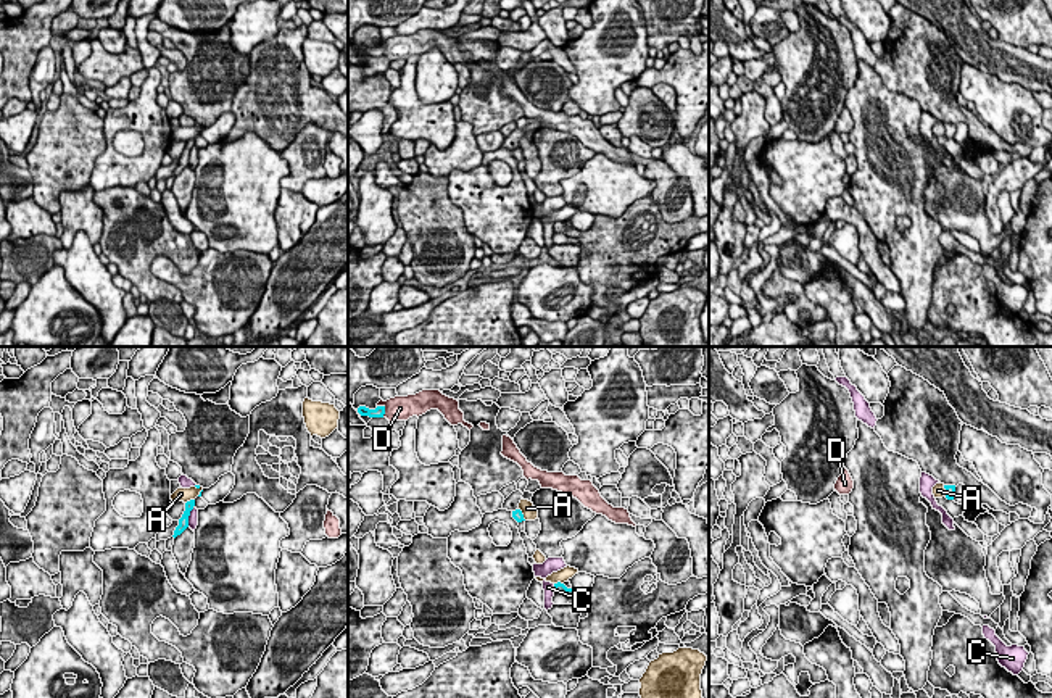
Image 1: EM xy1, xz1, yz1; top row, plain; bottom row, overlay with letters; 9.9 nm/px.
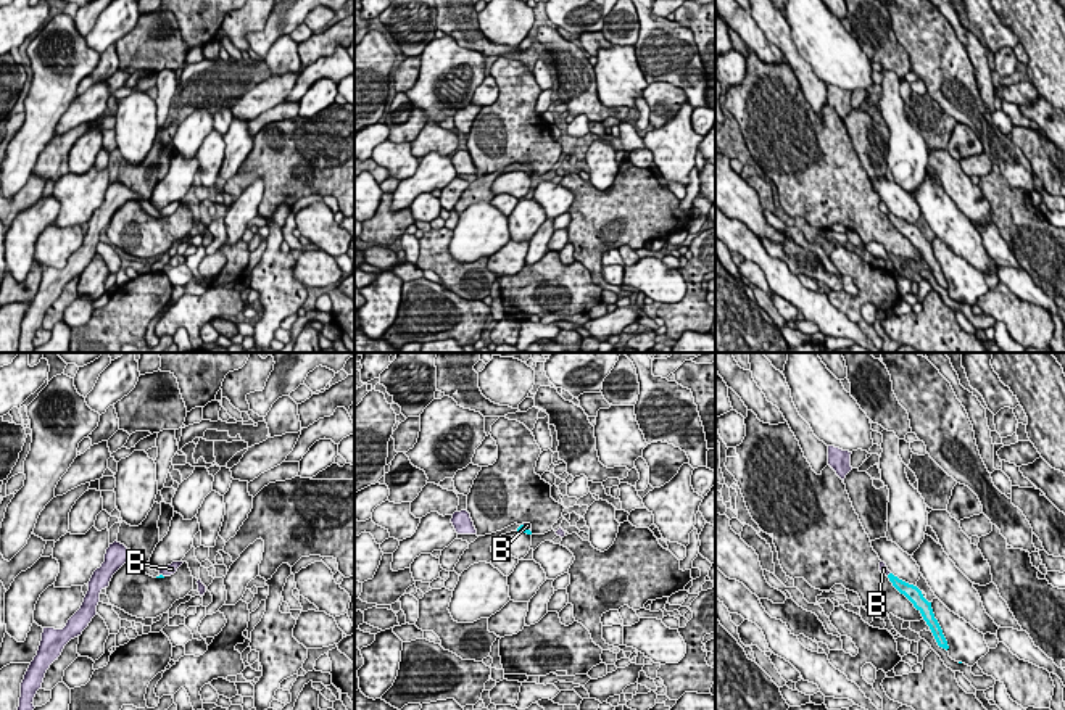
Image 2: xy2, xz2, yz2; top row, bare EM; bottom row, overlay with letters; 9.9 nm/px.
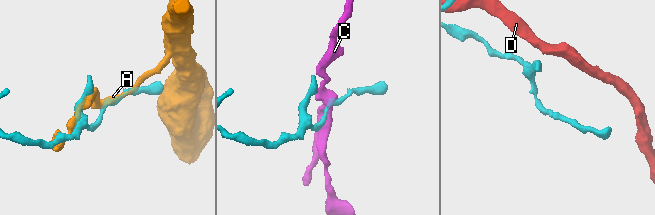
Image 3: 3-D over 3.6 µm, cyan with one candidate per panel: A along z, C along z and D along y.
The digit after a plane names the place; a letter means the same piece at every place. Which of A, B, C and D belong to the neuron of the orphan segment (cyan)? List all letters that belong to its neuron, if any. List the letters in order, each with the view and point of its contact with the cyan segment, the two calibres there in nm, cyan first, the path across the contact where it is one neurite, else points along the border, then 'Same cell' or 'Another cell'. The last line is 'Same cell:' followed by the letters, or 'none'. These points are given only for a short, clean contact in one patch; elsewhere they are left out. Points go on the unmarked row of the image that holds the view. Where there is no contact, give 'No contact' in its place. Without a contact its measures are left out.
A: Touches cyan at xy1 (190, 139). Thickness 100 nm (cyan) against 130 nm. Another cell
B: Touches cyan at xz2 (527, 168). Thickness 60 nm (cyan) against 60 nm. Boundary: xz2 (522, 163), (530, 171). Another cell
C: Touches cyan at xy1 (187, 157). Thickness 100 nm (cyan) against 100 nm. Another cell
D: Touches cyan at xz1 (384, 49). Thickness 120 nm (cyan) against 260 nm. Another cell
Same cell: none

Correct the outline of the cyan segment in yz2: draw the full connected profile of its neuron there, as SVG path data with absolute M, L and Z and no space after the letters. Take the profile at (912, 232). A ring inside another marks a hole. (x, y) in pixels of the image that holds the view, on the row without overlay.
M889 213L888 217L893 222L893 225L901 233L904 233L914 243L914 246L922 253L922 256L926 261L926 264L930 266L938 285L947 290L949 285L947 285L947 280L946 280L946 277L943 274L943 269L941 269L938 259L934 258L934 253L933 253L933 248L931 248L931 241L928 241L923 237L922 230L917 225L899 219L893 213Z

